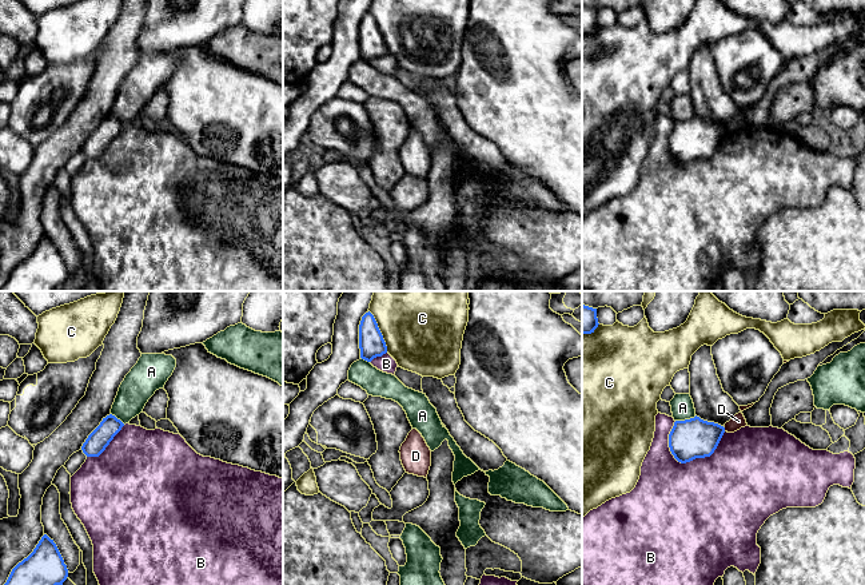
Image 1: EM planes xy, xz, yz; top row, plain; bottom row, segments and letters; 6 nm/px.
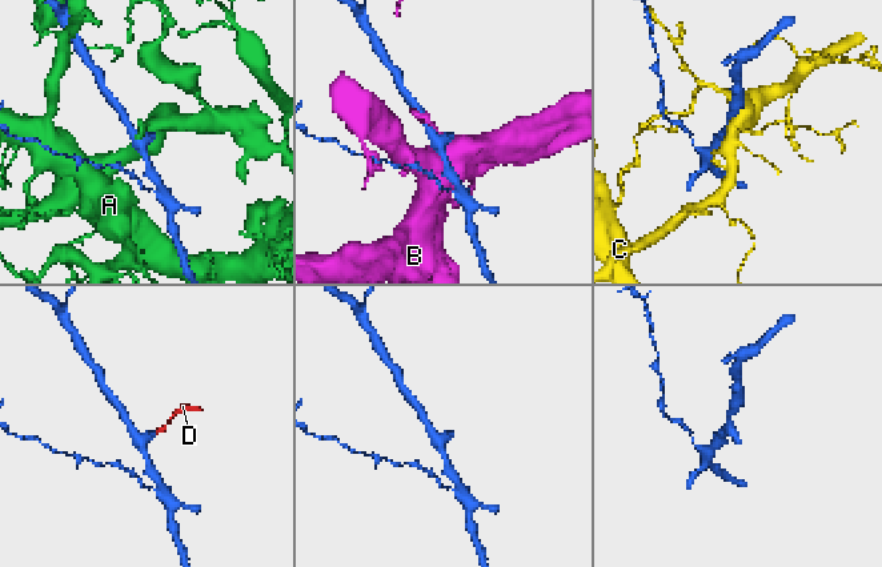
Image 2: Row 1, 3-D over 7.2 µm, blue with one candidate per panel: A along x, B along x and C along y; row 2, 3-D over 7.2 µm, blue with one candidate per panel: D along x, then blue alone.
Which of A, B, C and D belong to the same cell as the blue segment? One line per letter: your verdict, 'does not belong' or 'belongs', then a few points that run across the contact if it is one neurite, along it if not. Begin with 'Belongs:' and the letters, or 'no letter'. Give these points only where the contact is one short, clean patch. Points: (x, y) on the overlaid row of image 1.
Belongs: no letter
A: does not belong
B: does not belong
C: does not belong
D: does not belong; line yz (722, 426), (725, 430)

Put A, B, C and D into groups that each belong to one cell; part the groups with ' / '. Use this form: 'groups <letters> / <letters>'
groups A / B / C / D

